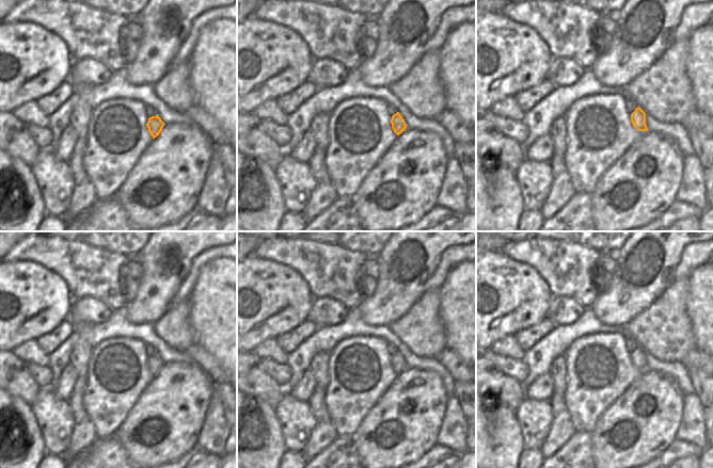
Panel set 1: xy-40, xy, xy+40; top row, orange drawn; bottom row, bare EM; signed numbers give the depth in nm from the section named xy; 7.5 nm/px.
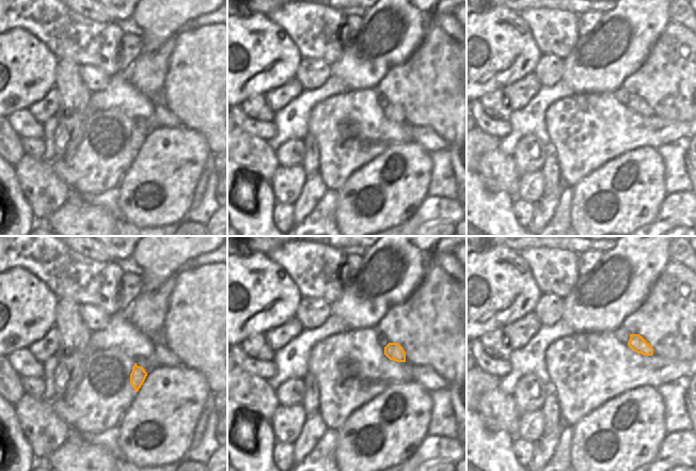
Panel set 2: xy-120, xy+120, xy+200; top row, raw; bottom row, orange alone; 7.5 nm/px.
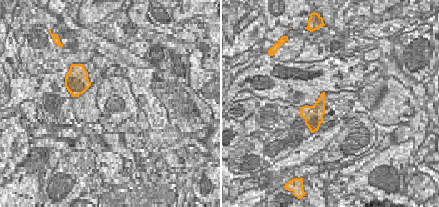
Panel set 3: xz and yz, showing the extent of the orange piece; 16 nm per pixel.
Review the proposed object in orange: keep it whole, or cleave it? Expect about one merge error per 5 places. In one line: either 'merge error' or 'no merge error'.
no merge error

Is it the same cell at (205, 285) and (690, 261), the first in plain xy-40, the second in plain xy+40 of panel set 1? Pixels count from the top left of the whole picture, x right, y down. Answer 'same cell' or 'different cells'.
different cells

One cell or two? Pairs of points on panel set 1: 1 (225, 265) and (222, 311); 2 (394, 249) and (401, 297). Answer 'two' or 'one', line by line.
1: one
2: one

